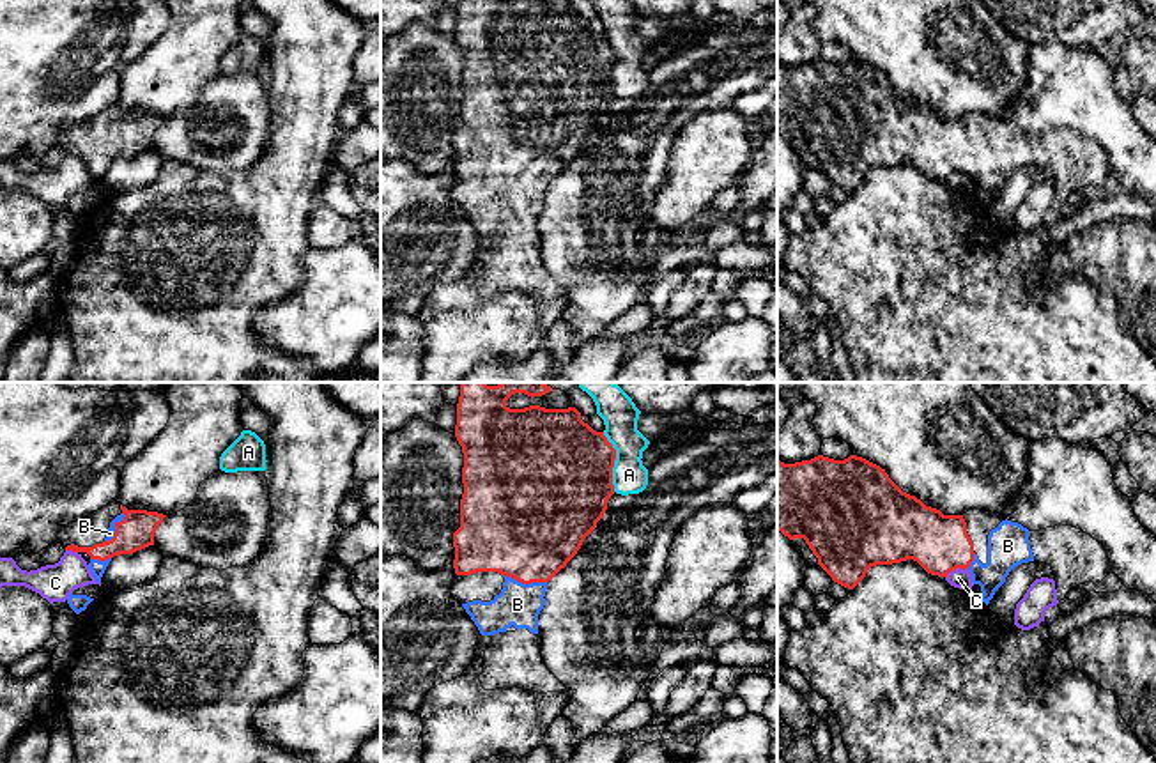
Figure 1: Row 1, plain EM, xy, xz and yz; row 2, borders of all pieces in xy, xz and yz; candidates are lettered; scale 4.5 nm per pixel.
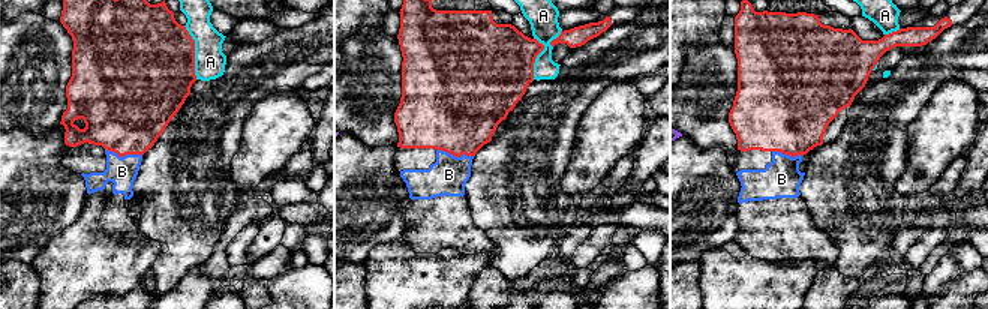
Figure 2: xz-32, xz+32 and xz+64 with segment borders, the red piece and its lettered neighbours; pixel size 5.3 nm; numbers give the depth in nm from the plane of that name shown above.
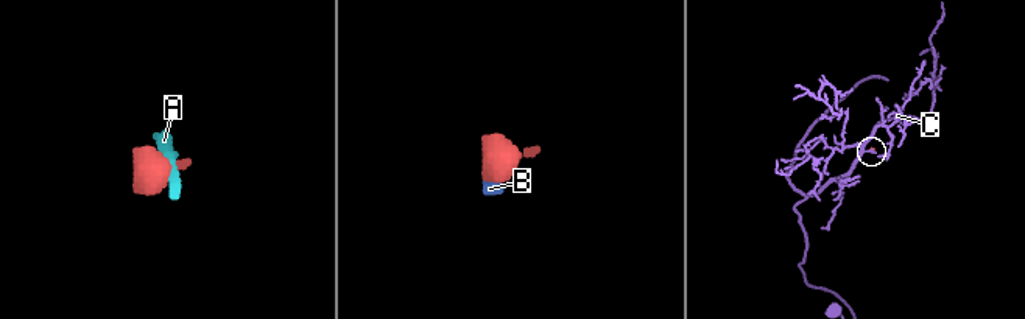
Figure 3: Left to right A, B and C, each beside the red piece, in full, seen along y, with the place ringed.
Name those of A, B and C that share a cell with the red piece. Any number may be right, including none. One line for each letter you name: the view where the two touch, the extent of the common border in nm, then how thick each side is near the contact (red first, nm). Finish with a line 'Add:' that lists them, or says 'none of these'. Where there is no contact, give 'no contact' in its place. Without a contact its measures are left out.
B: xz | 200 nm | 480/200 nm
Add: B

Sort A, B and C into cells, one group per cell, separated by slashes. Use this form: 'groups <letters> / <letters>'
groups A / B / C

